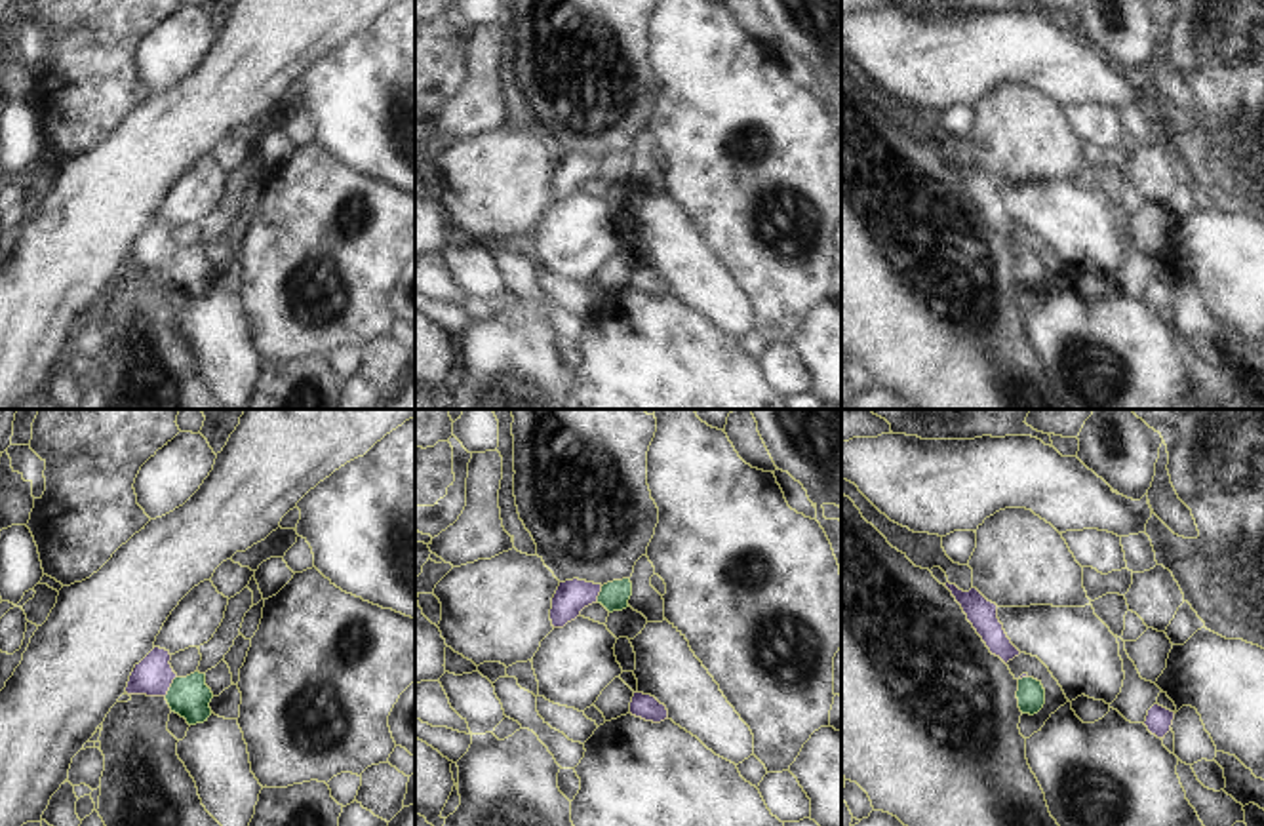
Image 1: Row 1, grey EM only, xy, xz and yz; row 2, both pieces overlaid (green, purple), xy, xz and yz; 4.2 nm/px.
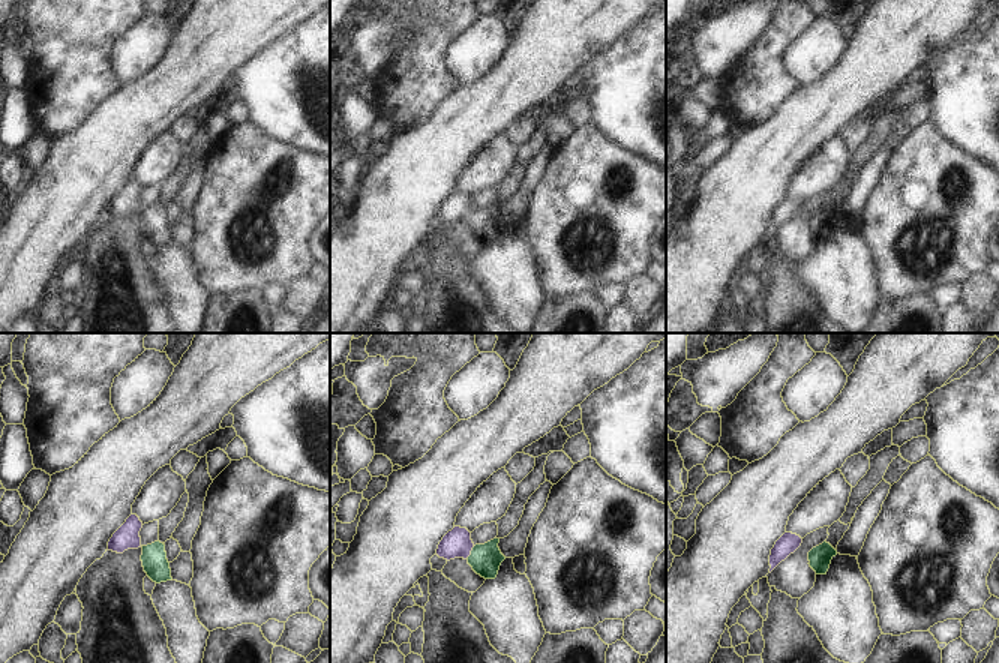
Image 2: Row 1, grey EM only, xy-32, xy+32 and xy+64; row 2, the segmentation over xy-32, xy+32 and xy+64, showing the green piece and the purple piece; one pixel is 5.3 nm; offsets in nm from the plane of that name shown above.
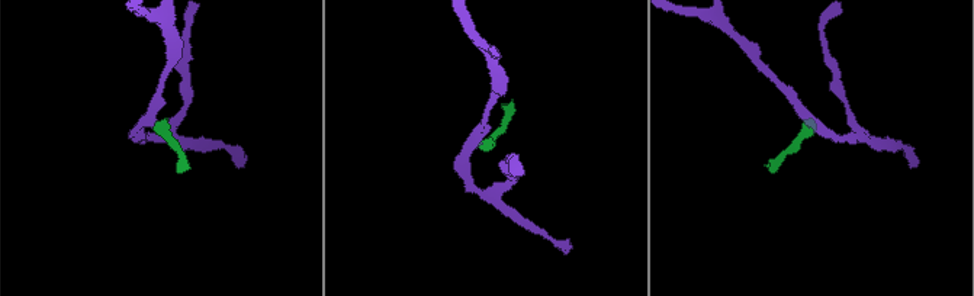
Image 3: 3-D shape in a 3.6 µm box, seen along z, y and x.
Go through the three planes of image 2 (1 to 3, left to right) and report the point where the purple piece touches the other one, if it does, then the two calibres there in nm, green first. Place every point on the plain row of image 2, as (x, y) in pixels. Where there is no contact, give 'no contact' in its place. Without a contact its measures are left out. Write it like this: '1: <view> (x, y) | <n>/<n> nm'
1: no contact
2: xy+32 (471, 216) | 160/160 nm
3: no contact

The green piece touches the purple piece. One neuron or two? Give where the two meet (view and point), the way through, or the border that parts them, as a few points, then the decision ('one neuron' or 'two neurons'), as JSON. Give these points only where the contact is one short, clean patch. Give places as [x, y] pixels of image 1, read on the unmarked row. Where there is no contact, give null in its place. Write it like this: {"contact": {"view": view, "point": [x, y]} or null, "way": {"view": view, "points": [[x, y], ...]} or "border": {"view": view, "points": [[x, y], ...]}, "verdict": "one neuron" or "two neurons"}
{"contact": {"view": "xy", "point": [172, 259]}, "way": {"view": "xy", "points": [[189, 271], [172, 259], [153, 250]]}, "verdict": "one neuron"}

